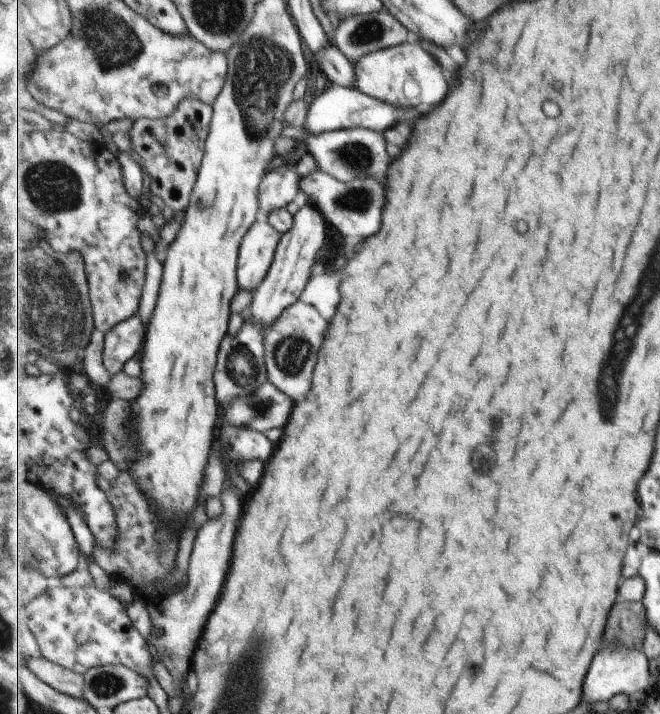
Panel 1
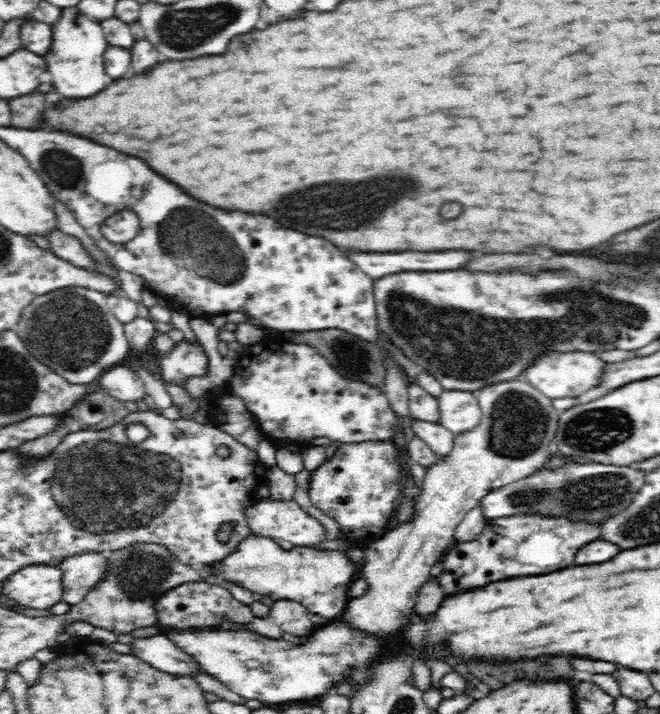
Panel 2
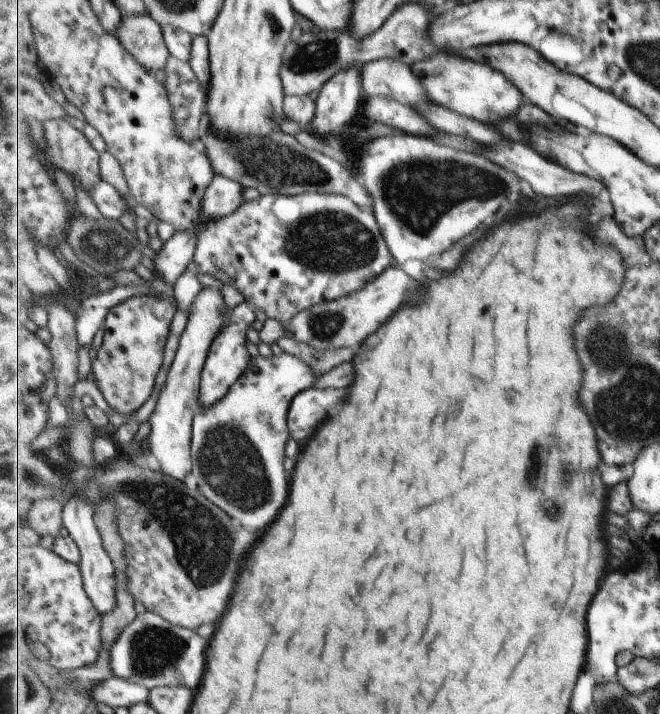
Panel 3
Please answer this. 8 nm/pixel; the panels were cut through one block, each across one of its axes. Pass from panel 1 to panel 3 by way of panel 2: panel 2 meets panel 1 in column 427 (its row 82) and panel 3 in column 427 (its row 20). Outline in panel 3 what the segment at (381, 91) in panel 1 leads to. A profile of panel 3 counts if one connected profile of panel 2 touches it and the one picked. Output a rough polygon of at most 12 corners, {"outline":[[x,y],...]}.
{"outline":[[487,62],[413,64],[433,102],[481,122],[515,116],[519,88]]}

